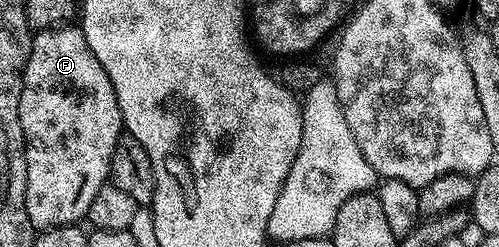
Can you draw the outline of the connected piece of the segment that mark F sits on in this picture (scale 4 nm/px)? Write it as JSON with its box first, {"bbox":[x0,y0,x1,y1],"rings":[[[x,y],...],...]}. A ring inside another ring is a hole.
{"bbox":[18,26,125,229],"rings":[[[79,26],[45,28],[33,35],[30,58],[24,64],[24,89],[18,106],[18,114],[22,122],[24,153],[26,154],[26,214],[30,214],[33,229],[63,228],[80,222],[76,220],[83,221],[90,210],[90,202],[94,202],[94,194],[98,194],[98,190],[102,190],[102,186],[109,183],[112,159],[114,158],[114,146],[120,135],[125,131],[124,119],[118,110],[118,98],[114,86],[110,82],[110,74],[106,74],[102,62],[98,62],[98,58],[94,58],[94,50],[90,50],[90,46],[84,37],[83,28]]]}

